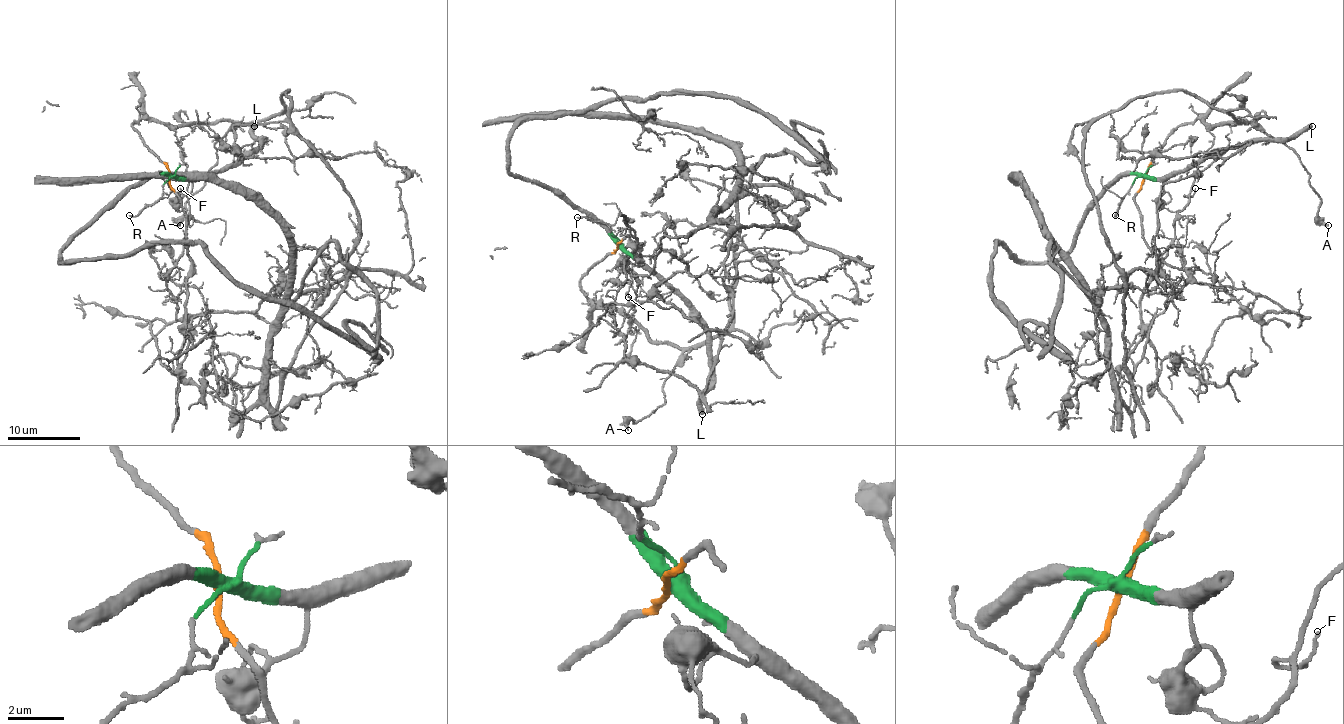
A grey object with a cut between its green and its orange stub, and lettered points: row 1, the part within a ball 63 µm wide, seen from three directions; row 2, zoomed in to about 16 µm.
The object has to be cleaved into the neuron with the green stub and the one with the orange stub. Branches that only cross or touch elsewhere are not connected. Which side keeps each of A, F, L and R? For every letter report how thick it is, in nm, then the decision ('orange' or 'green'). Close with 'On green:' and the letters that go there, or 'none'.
A: 240 nm | orange
F: 80 nm | orange
L: 500 nm | green
R: 150 nm | green
On green: L, R

